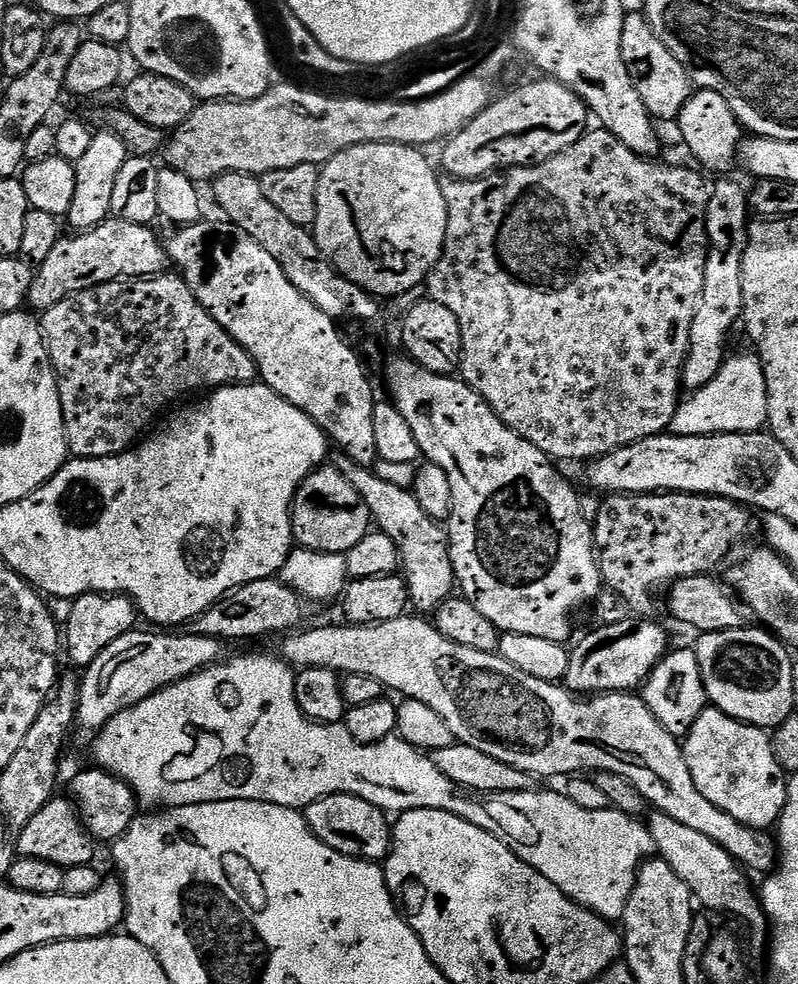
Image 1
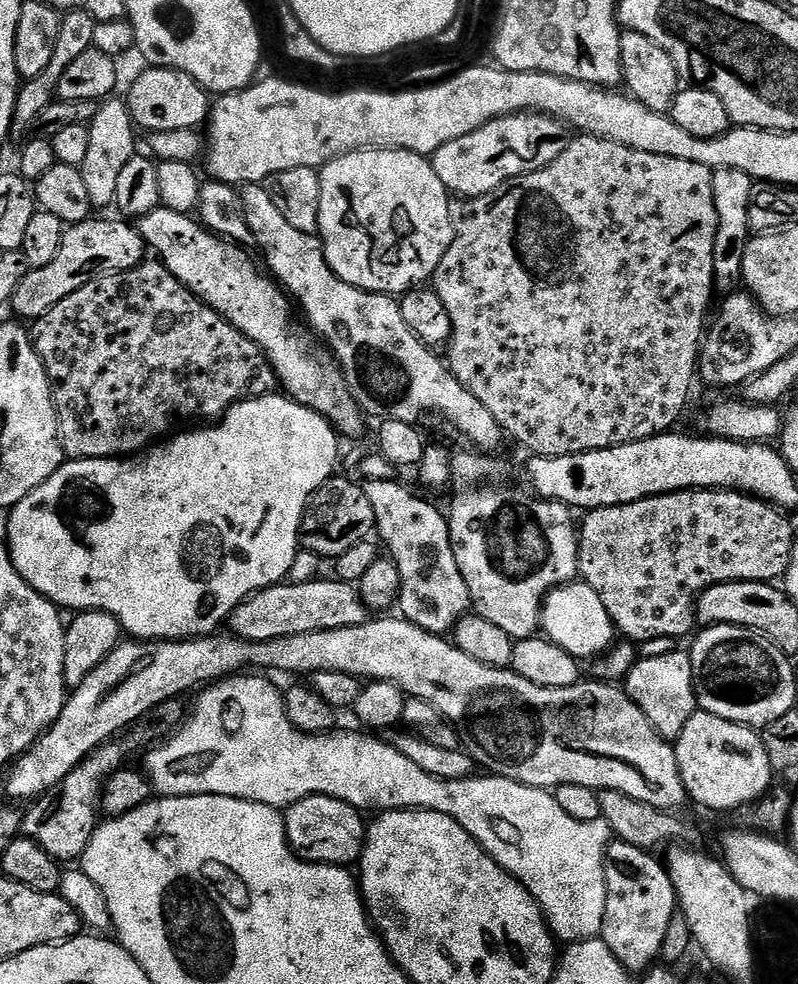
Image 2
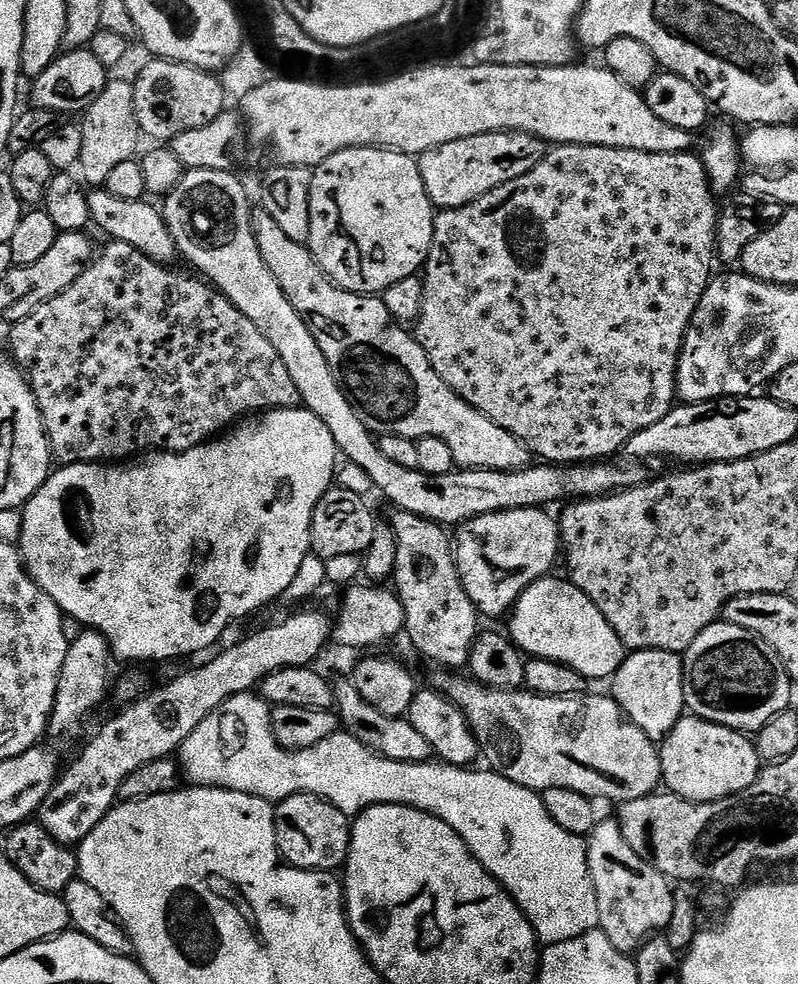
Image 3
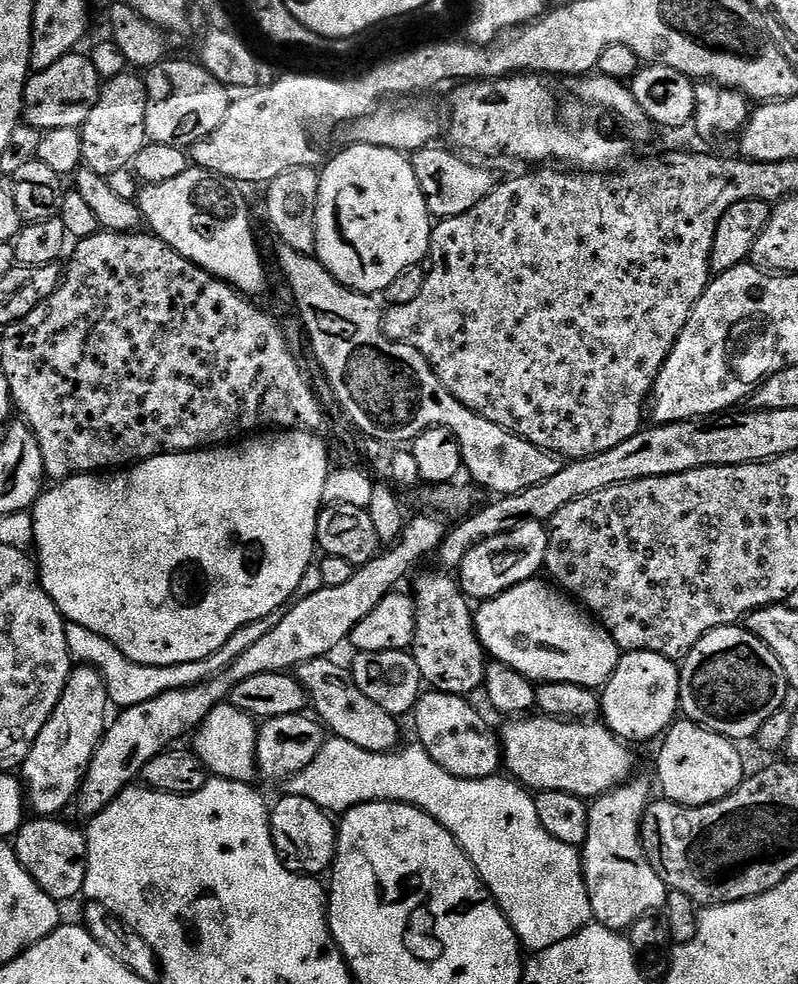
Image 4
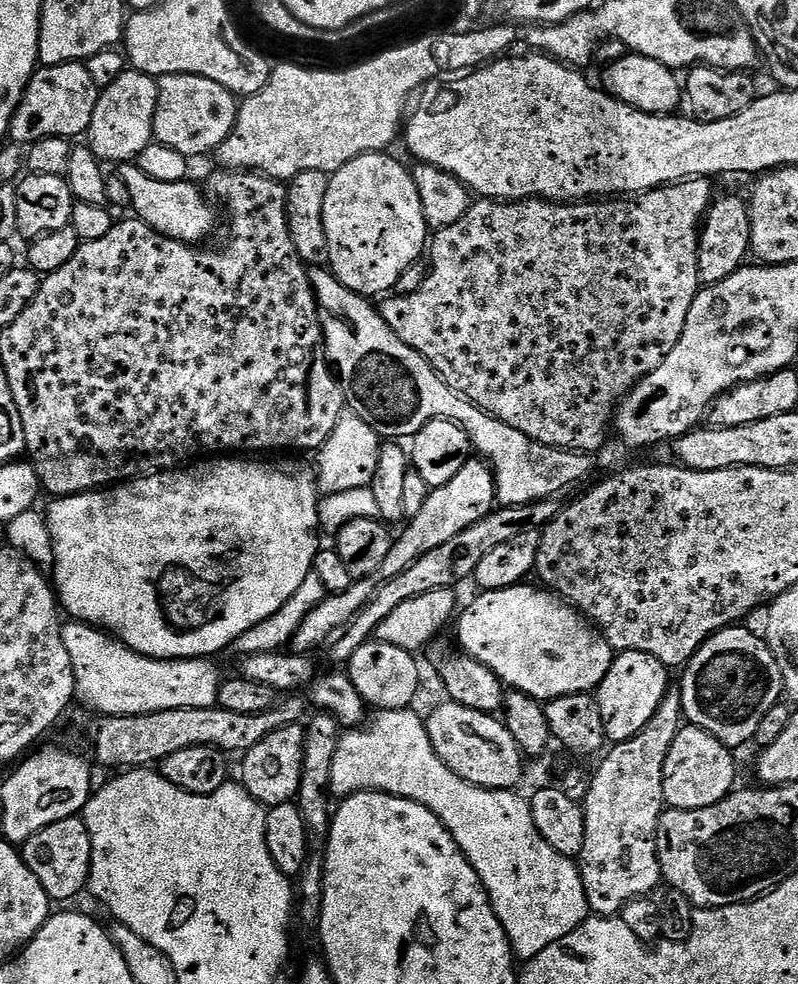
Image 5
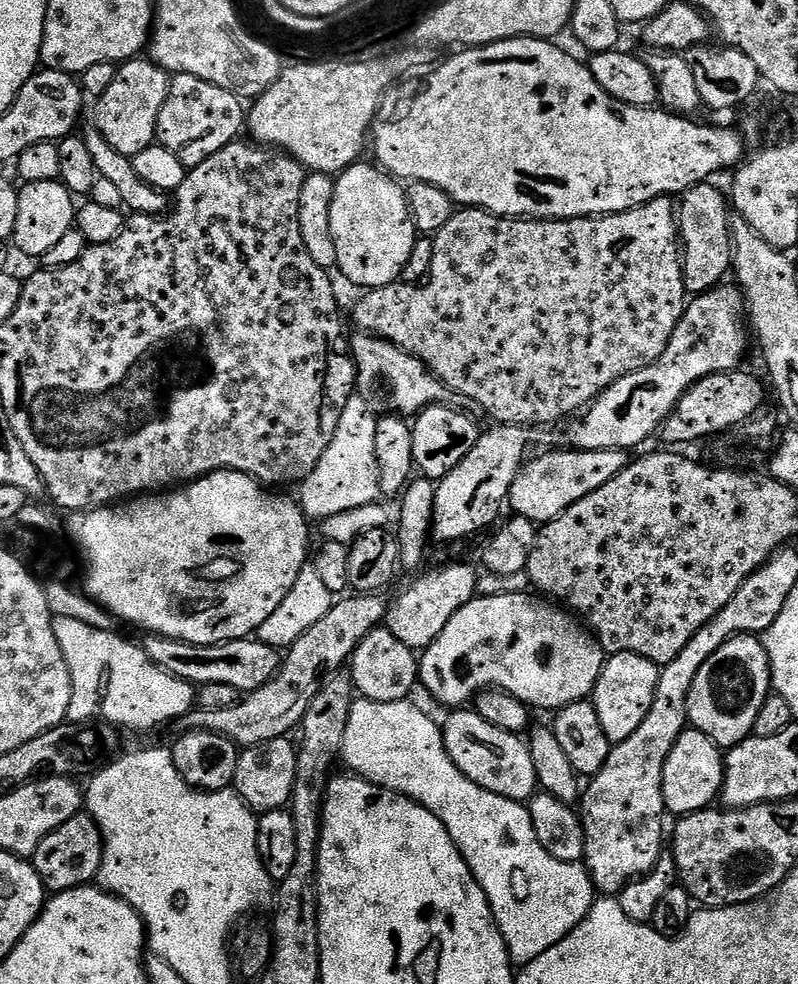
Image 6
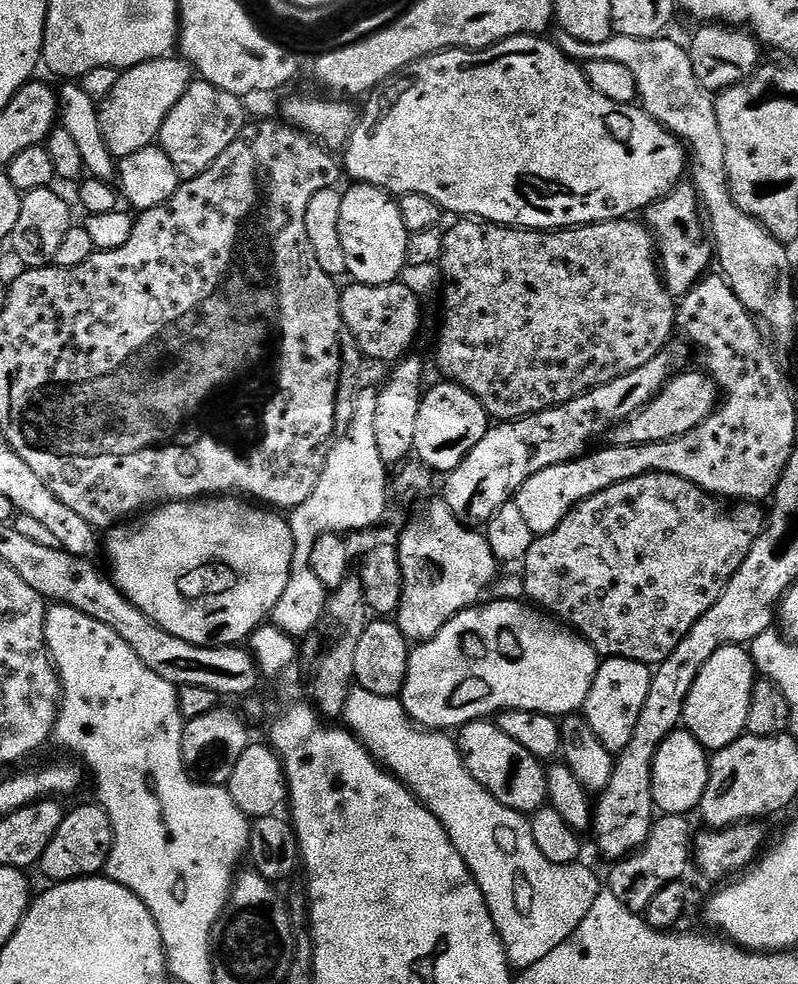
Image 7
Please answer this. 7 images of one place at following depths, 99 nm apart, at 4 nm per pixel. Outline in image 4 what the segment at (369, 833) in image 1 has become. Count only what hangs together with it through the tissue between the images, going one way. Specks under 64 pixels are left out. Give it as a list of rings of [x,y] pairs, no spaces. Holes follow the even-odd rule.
[[[284,794],[277,804],[270,808],[270,830],[274,838],[274,846],[278,850],[278,858],[291,872],[298,872],[306,876],[319,877],[320,872],[327,873],[333,862],[336,861],[336,834],[338,824],[329,813],[319,808],[310,798]]]

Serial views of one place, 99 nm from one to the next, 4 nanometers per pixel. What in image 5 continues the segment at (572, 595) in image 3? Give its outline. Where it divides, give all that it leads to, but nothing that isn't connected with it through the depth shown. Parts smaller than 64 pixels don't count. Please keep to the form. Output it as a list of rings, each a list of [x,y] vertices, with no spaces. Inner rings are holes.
[[[521,582],[493,592],[481,591],[481,596],[465,612],[463,609],[459,613],[459,647],[478,662],[482,662],[499,680],[503,680],[509,689],[525,692],[535,700],[547,702],[562,698],[566,694],[595,693],[602,678],[606,678],[610,670],[614,649],[608,645],[608,639],[587,616],[576,611],[567,600],[560,599],[555,592],[533,584]]]

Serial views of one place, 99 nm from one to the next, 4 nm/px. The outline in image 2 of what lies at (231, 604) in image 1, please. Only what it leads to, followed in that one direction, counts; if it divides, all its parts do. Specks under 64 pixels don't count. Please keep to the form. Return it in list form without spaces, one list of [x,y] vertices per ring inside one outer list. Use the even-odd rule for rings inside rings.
[[[317,578],[309,584],[271,584],[261,592],[247,596],[232,611],[231,635],[240,640],[266,642],[274,638],[286,638],[294,634],[310,634],[322,630],[338,630],[358,626],[369,619],[370,610],[362,602],[357,585],[347,584],[335,578]]]

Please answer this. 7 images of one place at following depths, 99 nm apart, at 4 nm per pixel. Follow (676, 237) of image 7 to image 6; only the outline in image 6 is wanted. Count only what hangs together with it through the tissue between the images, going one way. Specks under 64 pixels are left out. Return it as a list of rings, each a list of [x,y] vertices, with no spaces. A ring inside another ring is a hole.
[[[715,183],[695,184],[679,197],[676,208],[678,239],[682,245],[682,263],[684,266],[684,291],[688,294],[710,292],[713,288],[725,283],[724,275],[729,275],[732,267],[732,233],[730,231],[730,204],[715,188]]]

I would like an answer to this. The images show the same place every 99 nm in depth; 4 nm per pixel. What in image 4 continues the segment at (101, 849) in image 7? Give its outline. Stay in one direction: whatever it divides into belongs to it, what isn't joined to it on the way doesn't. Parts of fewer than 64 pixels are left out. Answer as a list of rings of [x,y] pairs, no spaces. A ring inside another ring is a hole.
[[[28,818],[16,831],[14,847],[18,862],[38,882],[43,892],[57,902],[72,900],[83,893],[88,865],[88,838],[64,818]]]

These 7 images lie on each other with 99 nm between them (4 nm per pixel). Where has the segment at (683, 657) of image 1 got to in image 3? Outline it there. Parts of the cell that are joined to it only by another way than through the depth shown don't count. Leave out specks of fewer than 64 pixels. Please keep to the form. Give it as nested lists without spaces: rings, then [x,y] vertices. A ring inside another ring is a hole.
[[[642,650],[625,655],[620,669],[612,675],[610,695],[618,702],[628,721],[646,738],[662,742],[685,715],[684,661],[677,653],[662,650]]]

